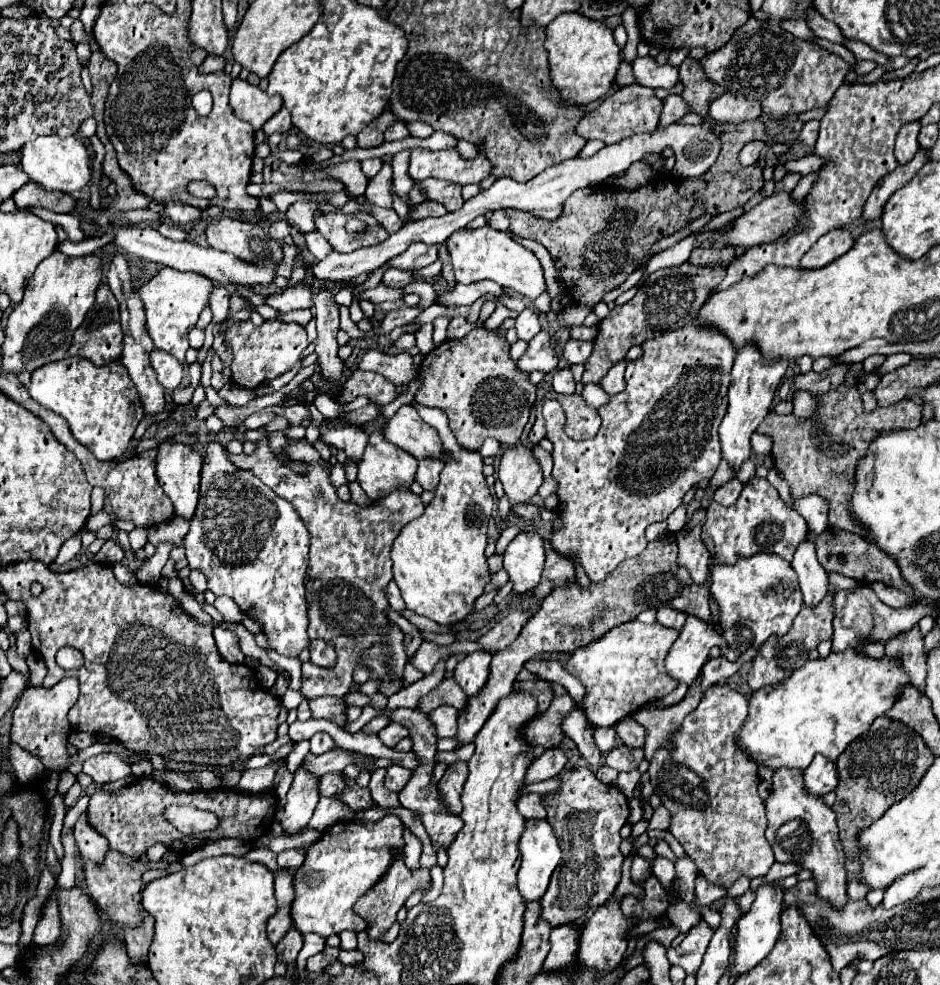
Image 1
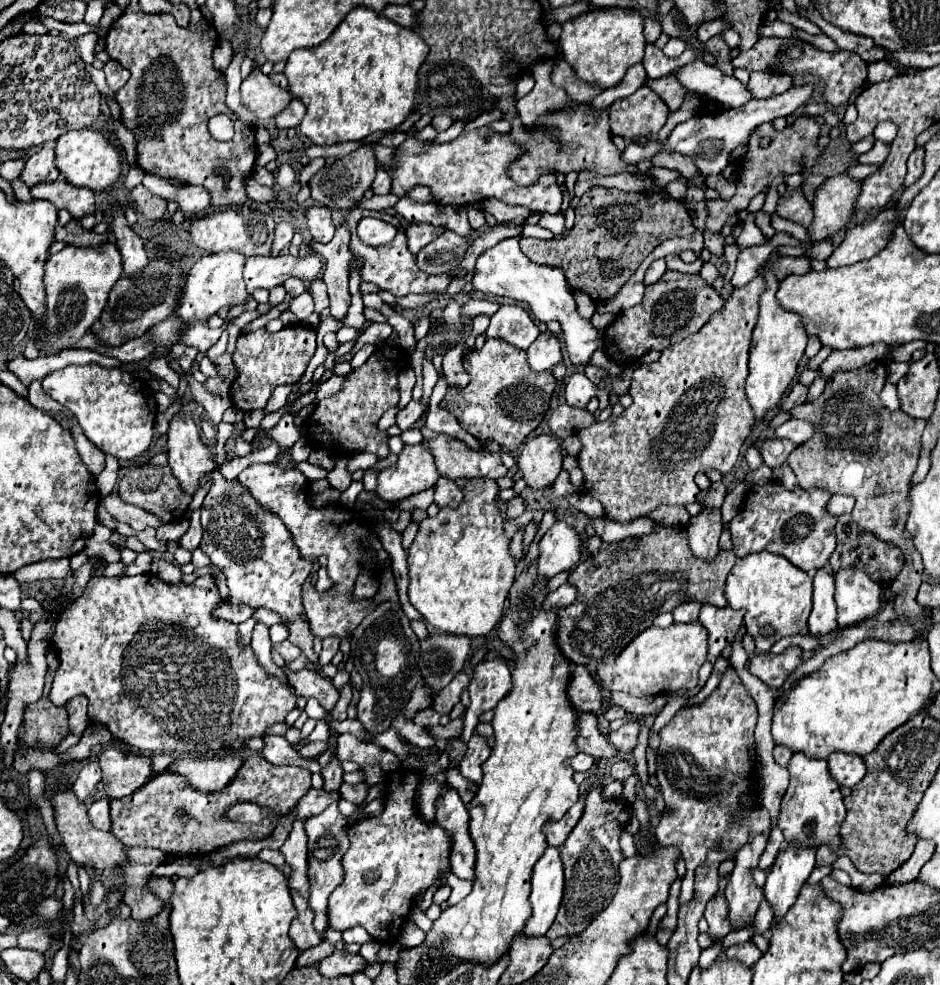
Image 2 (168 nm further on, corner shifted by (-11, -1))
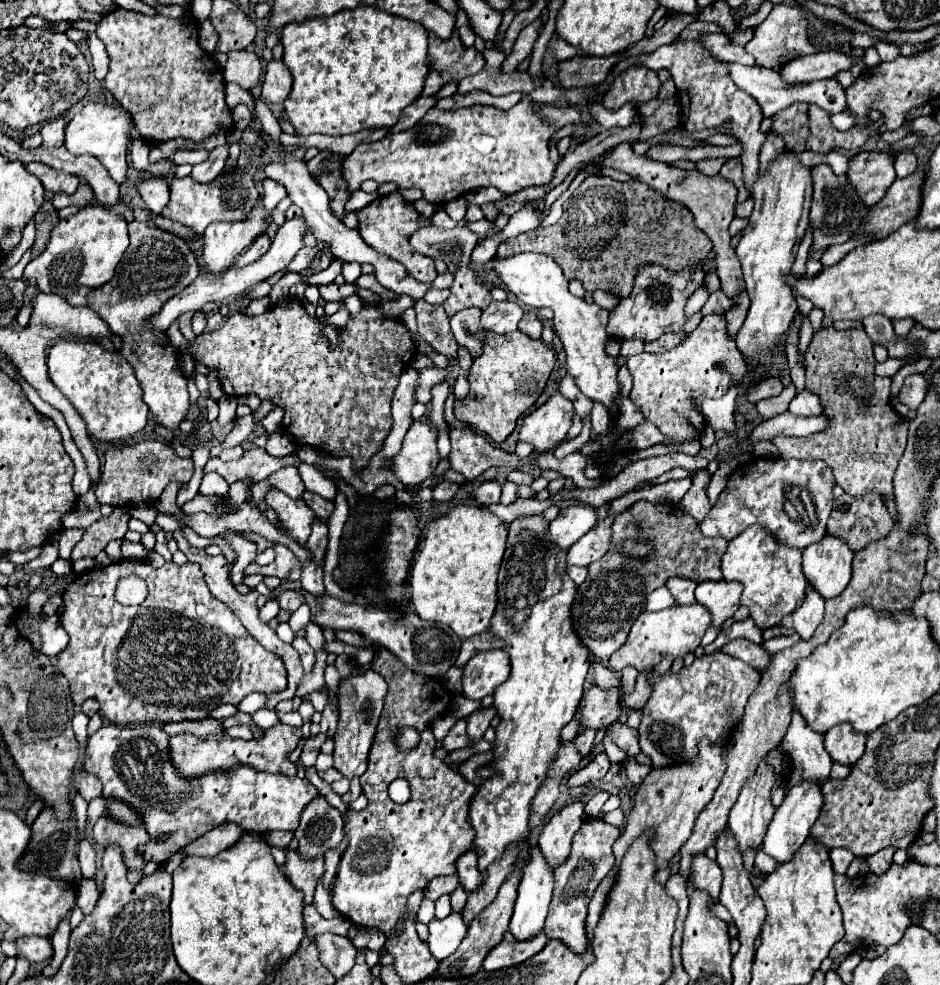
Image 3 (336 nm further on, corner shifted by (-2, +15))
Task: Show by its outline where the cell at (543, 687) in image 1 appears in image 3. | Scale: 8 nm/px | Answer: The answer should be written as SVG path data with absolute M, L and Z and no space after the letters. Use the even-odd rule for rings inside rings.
M592 660L592 668L594 668L594 684L602 690L608 690L610 686L620 686L620 674L608 670L604 664Z

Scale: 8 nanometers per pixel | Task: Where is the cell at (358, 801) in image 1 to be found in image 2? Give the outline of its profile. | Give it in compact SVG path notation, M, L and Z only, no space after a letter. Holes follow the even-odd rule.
M363 782L361 784L343 784L339 788L339 792L341 792L341 798L345 798L345 800L349 800L353 804L361 804L365 800L367 792L369 792L369 786L363 784Z

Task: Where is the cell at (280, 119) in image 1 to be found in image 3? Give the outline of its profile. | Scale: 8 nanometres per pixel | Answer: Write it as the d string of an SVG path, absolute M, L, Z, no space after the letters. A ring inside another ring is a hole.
M270 60L264 72L264 84L262 84L262 98L276 106L276 104L284 104L286 98L290 96L292 90L292 76L290 70L284 66L284 62L274 62Z

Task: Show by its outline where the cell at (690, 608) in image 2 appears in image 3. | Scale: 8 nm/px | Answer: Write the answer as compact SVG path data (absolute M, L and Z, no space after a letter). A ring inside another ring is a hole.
M670 578L670 580L666 582L666 588L668 588L670 594L674 596L676 604L692 604L692 602L694 602L694 588L696 588L696 582L694 582L694 580Z

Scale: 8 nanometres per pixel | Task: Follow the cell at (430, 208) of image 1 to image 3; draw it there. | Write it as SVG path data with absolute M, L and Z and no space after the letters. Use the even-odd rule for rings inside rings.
M460 220L456 226L468 226L472 232L476 232L480 238L488 238L498 234L498 230L494 228L494 224L486 222L486 220L478 220L478 222L468 222L468 220Z

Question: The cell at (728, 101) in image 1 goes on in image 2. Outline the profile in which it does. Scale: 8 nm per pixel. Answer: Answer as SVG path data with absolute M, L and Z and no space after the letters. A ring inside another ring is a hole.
M759 70L759 72L751 72L751 80L749 80L753 98L767 98L771 94L779 94L785 92L787 88L793 86L793 78L791 76L783 76L779 72L769 72L769 70Z

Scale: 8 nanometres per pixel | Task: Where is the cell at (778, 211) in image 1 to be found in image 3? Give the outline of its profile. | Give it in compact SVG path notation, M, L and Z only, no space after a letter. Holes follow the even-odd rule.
M858 152L848 162L846 178L866 206L874 206L894 182L894 156L888 152Z

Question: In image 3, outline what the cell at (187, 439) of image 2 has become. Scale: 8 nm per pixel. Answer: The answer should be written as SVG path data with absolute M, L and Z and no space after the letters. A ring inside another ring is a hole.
M132 220L128 224L128 232L130 232L130 246L124 252L122 260L118 262L112 280L92 290L78 288L68 298L68 302L90 306L110 326L110 330L120 336L122 339L120 353L134 368L140 386L144 390L144 402L148 404L150 412L170 432L178 432L180 422L186 418L190 408L186 378L178 366L180 354L176 354L174 348L166 348L168 338L164 334L144 332L142 336L140 322L146 316L158 312L160 306L166 300L170 300L170 296L182 292L182 288L186 288L190 282L196 280L198 262L182 238L162 228L154 228L148 222Z

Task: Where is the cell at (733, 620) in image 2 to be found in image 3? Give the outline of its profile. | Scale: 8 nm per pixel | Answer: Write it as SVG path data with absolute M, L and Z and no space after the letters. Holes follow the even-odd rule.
M700 582L696 586L696 602L712 612L712 626L720 628L740 606L742 584L738 582Z

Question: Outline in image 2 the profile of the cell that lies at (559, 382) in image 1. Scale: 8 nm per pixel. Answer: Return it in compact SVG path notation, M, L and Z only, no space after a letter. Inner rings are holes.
M575 372L569 376L565 386L565 398L567 404L573 408L585 408L591 398L597 398L601 394L601 388L595 386L585 374Z

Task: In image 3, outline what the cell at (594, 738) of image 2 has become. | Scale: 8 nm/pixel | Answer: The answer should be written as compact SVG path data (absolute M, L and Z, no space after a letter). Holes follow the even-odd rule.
M616 722L616 724L612 724L610 728L606 728L606 736L610 736L610 740L612 740L618 748L622 748L628 756L634 758L636 754L640 754L638 730L630 728L630 726L626 726L626 724Z

